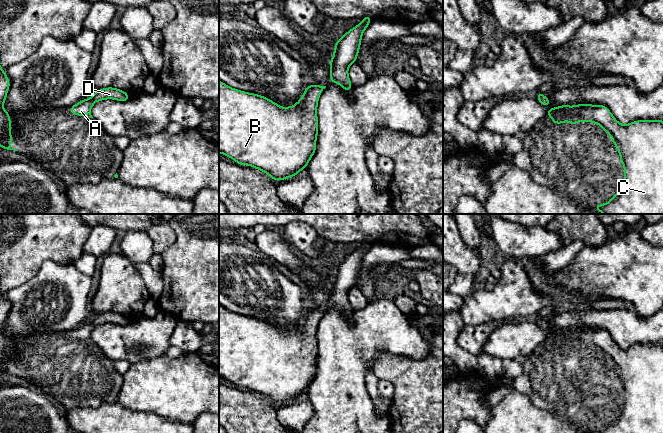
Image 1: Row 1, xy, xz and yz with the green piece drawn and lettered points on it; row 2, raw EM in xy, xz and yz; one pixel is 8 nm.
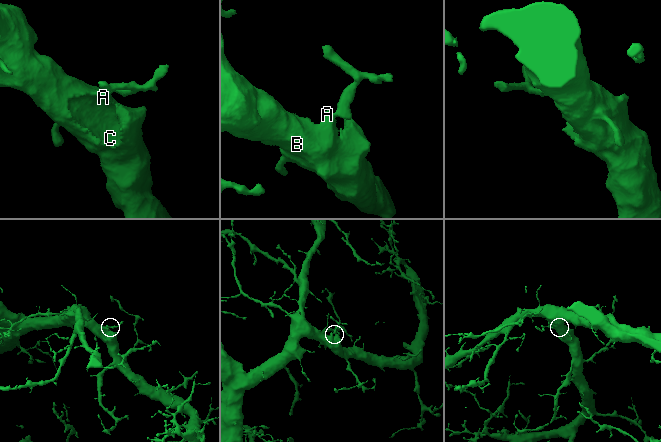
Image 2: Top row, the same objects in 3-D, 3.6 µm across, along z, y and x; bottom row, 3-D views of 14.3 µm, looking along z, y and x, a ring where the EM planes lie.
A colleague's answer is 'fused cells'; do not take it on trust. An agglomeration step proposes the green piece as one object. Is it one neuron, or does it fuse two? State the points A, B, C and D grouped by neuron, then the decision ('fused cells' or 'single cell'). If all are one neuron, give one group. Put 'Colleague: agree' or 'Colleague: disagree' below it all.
A B C D | single cell
Colleague: disagree

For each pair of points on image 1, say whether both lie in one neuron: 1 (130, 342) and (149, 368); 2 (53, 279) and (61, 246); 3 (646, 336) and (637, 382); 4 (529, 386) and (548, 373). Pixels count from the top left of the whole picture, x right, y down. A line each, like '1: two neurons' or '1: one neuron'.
1: two neurons
2: two neurons
3: two neurons
4: one neuron

